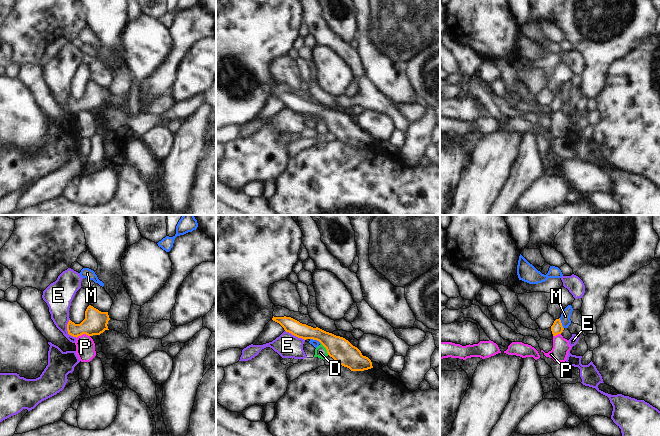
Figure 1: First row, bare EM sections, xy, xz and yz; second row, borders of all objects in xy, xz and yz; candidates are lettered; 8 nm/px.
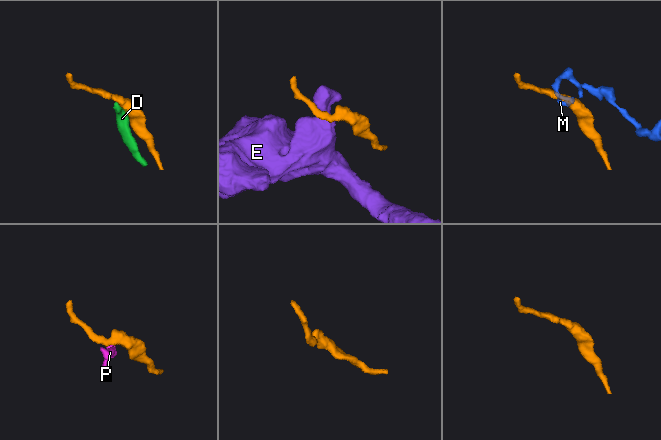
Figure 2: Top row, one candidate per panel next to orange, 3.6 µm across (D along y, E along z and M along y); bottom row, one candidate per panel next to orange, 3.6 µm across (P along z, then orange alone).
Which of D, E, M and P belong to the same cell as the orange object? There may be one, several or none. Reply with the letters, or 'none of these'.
none of these

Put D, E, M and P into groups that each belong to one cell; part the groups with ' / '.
D M / E / P

